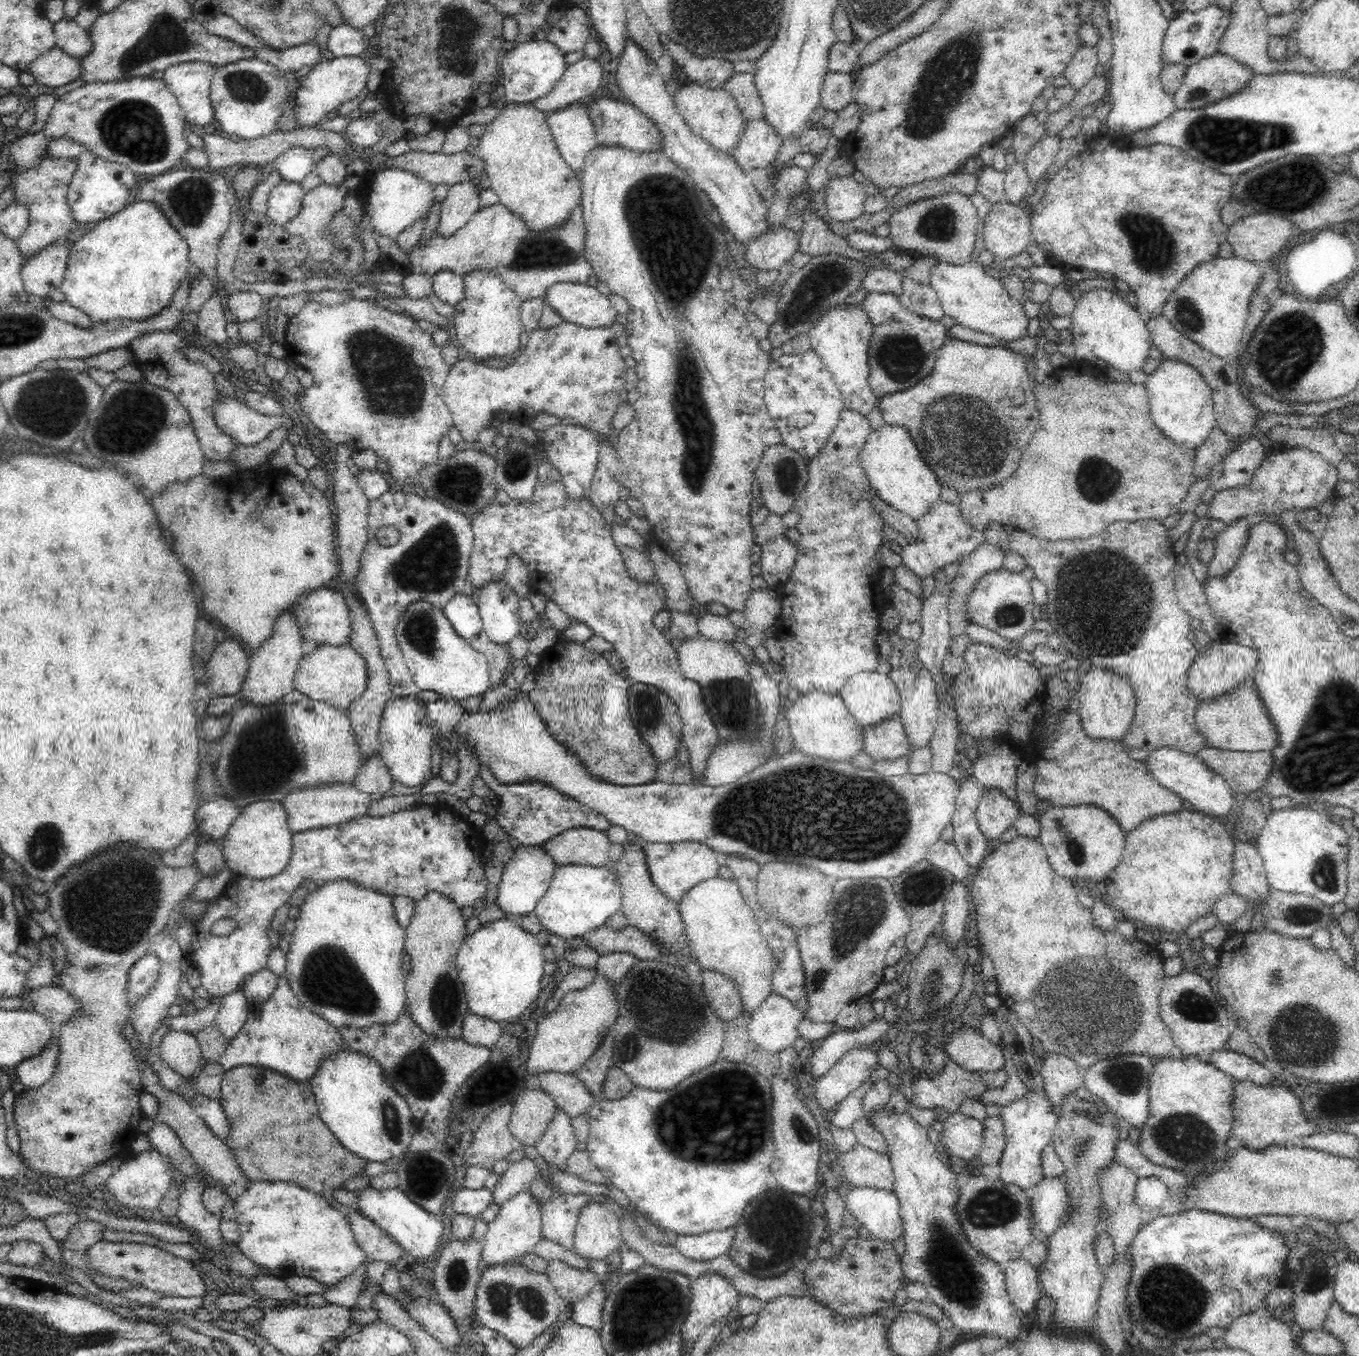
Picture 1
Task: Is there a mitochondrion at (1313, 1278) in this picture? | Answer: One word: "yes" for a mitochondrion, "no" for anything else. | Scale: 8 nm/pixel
yes

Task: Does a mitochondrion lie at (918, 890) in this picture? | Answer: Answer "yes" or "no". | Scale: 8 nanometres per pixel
yes

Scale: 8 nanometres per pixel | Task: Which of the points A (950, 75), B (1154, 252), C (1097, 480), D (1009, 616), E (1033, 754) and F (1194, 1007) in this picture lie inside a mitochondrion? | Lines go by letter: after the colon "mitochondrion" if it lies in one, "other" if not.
A: mitochondrion
B: mitochondrion
C: mitochondrion
D: mitochondrion
E: other
F: mitochondrion

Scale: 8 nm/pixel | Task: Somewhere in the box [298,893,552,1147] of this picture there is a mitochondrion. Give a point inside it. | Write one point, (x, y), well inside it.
(417, 1071)

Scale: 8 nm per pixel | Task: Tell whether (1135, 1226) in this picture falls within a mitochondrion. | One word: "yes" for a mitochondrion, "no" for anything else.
no

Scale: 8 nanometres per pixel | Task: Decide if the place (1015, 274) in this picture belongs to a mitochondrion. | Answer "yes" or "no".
no

